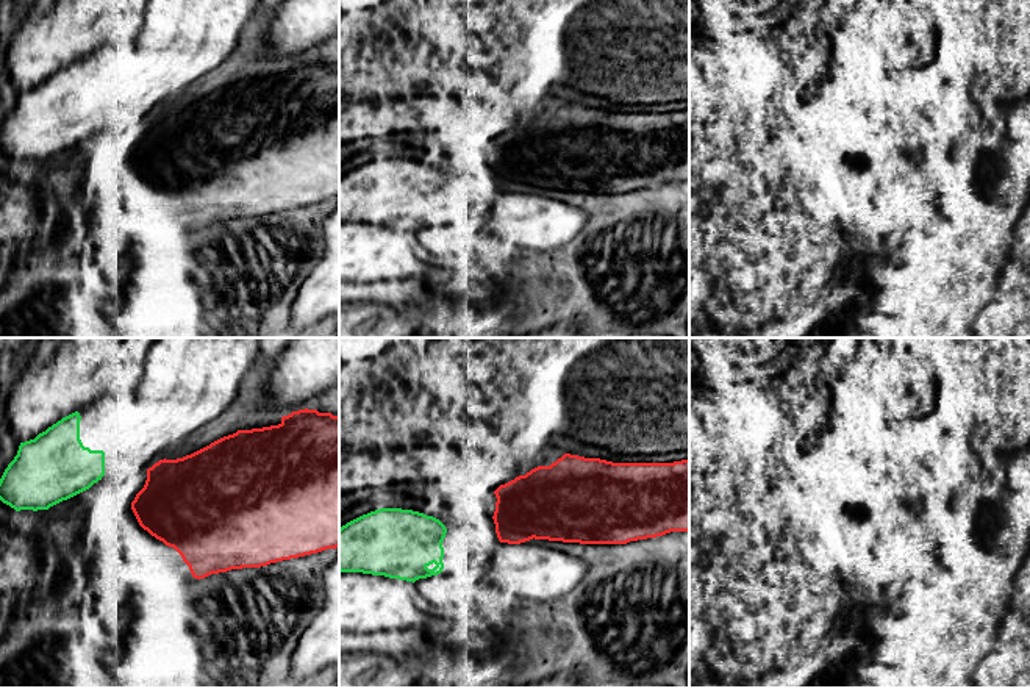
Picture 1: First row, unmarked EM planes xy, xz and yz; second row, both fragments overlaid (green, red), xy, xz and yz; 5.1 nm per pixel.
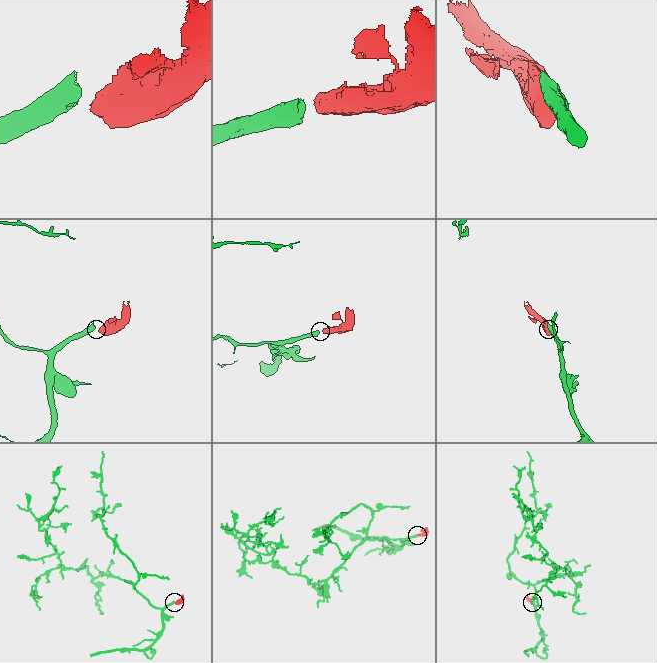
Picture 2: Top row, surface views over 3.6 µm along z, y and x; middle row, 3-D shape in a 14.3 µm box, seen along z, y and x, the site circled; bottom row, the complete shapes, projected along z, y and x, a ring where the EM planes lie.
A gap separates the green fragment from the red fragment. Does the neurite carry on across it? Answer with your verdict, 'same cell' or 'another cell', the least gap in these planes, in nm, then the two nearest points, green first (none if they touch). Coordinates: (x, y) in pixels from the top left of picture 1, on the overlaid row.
another cell; 200 nm apart; from green across xy (103, 474), (136, 494)

